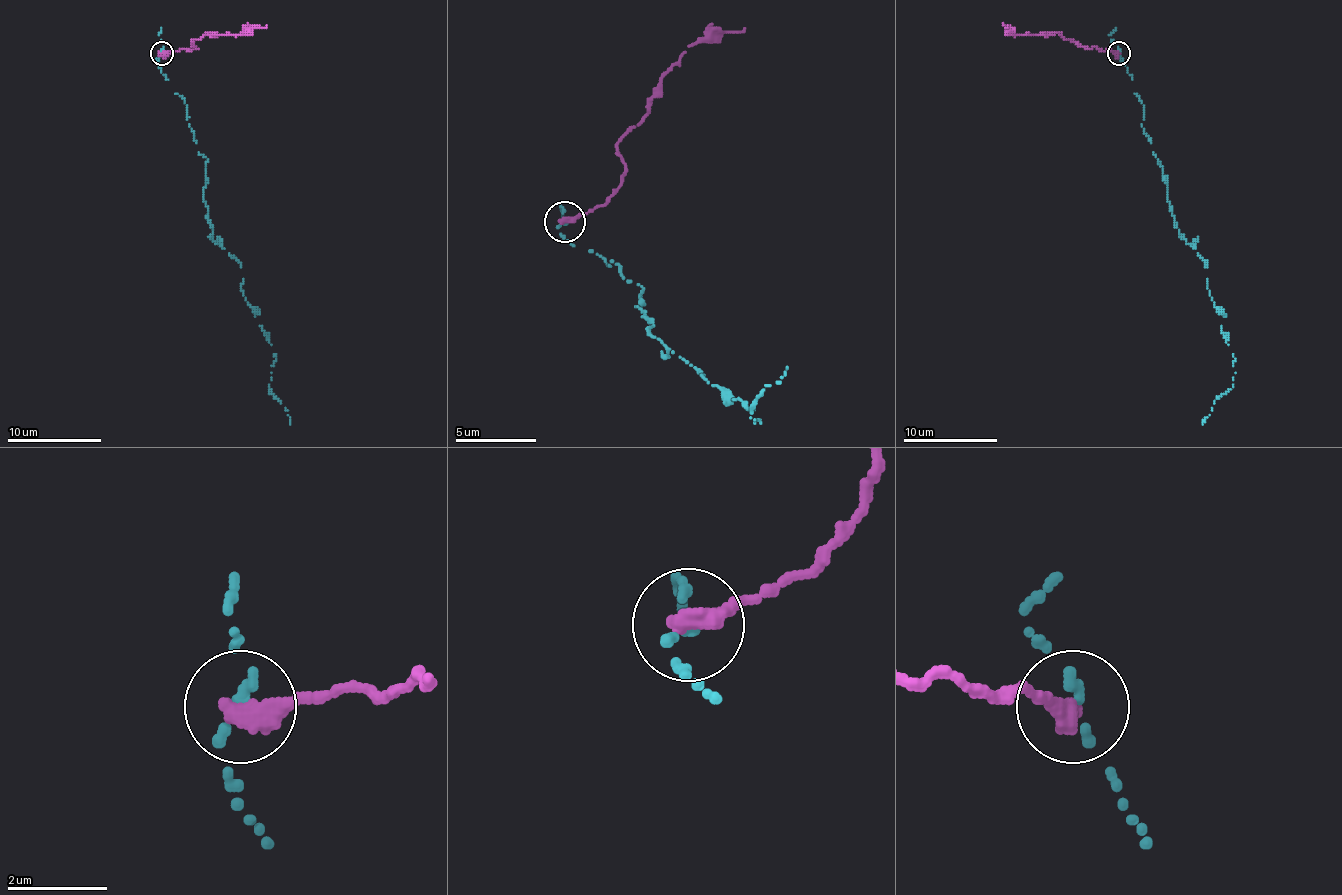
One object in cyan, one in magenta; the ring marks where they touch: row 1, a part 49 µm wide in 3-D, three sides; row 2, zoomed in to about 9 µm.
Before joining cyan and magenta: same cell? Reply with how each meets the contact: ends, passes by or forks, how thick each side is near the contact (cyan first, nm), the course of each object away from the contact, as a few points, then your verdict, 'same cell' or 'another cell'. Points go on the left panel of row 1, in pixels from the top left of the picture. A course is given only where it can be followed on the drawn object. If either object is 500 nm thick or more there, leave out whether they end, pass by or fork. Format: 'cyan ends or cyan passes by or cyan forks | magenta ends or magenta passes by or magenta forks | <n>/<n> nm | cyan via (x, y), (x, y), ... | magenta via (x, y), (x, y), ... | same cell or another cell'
cyan ends | magenta ends | 240/480 nm | cyan via (161, 51), (161, 72), (208, 159), (210, 236), (241, 265), (243, 295), (276, 358), (269, 387), (290, 424) | magenta via (161, 53), (194, 46), (196, 49), (191, 42), (205, 32), (229, 35), (266, 28) | another cell

